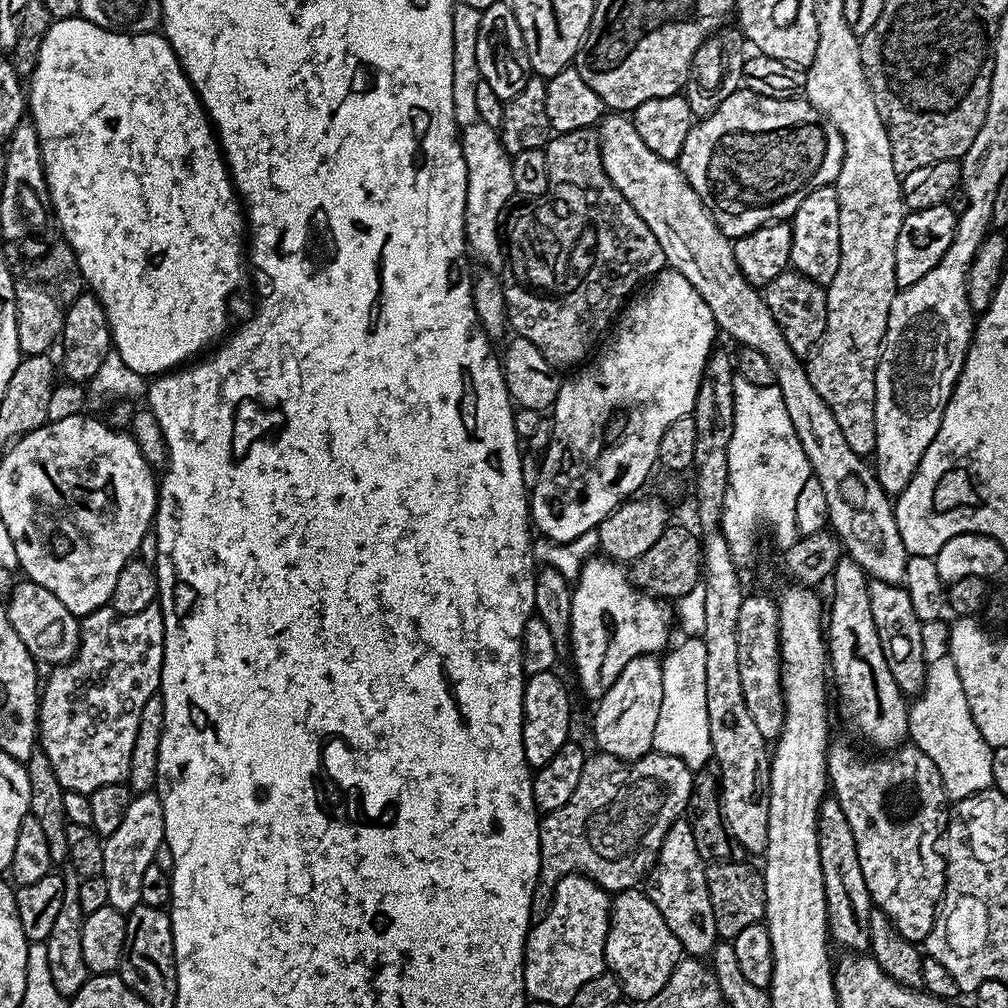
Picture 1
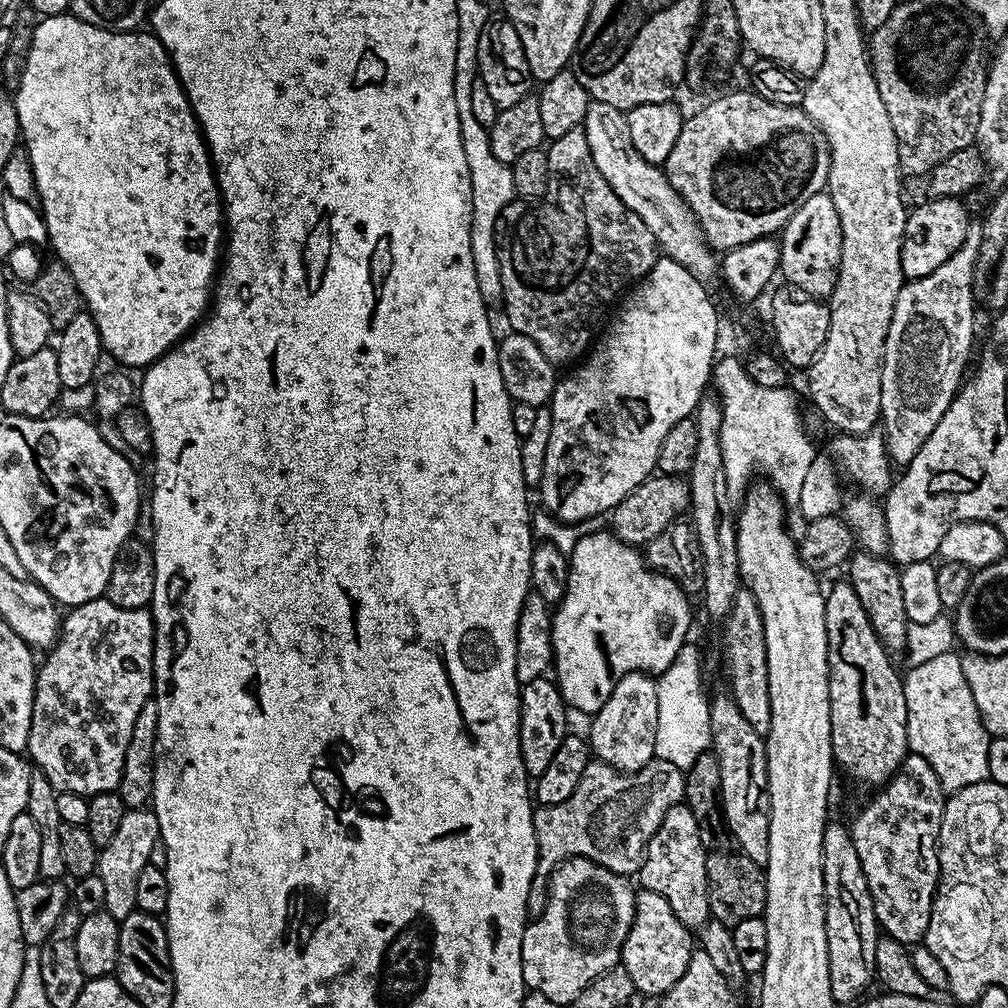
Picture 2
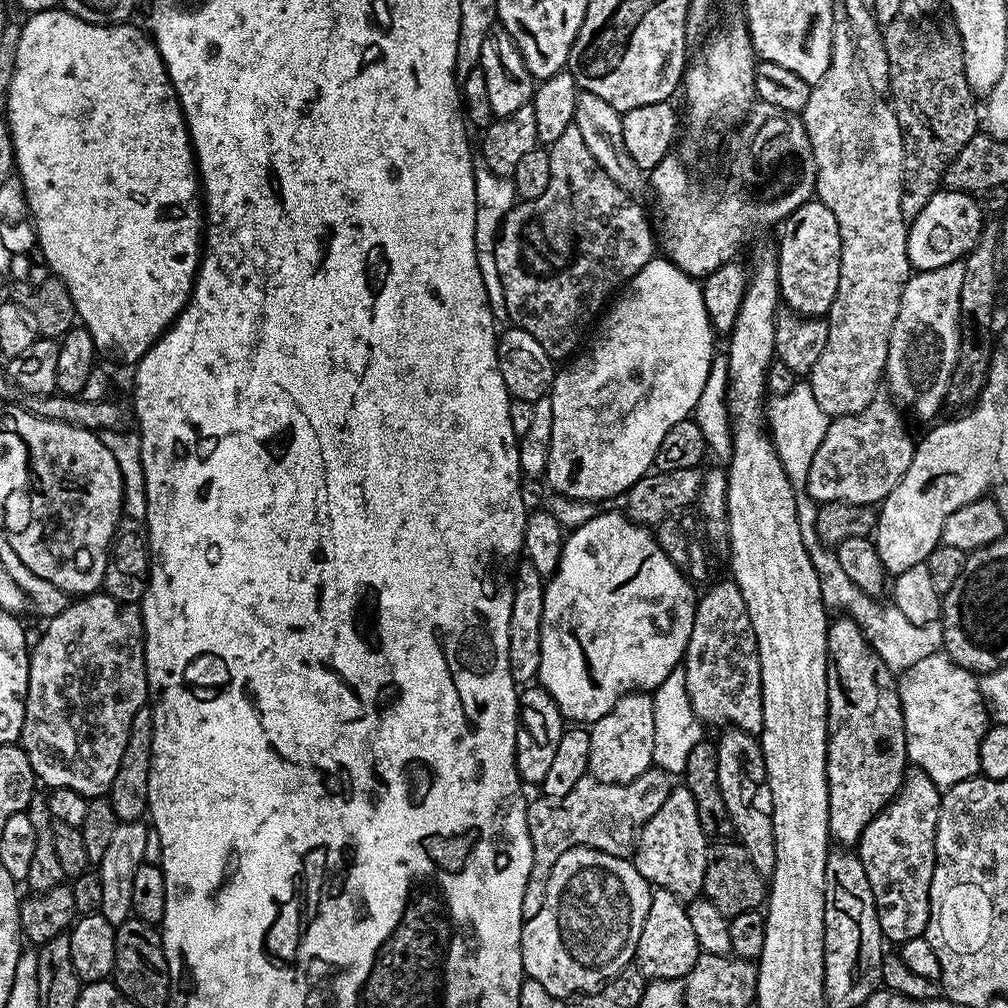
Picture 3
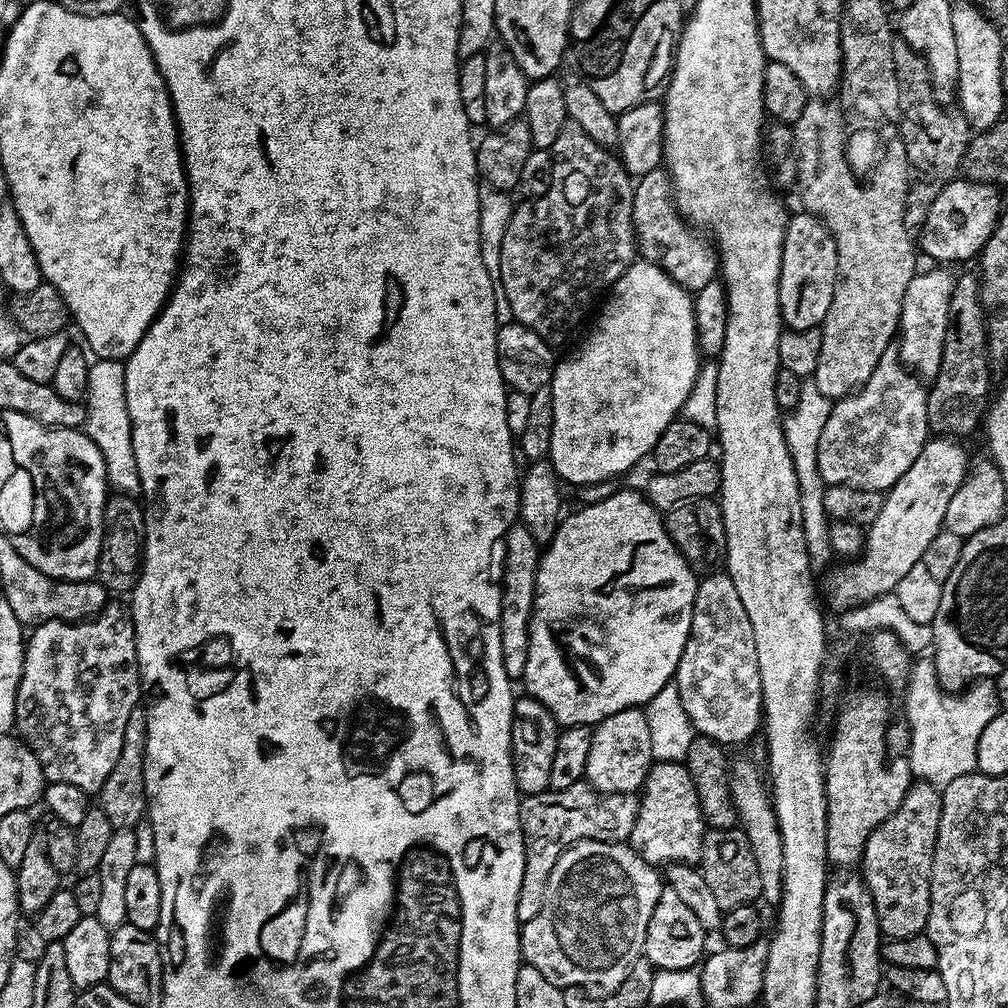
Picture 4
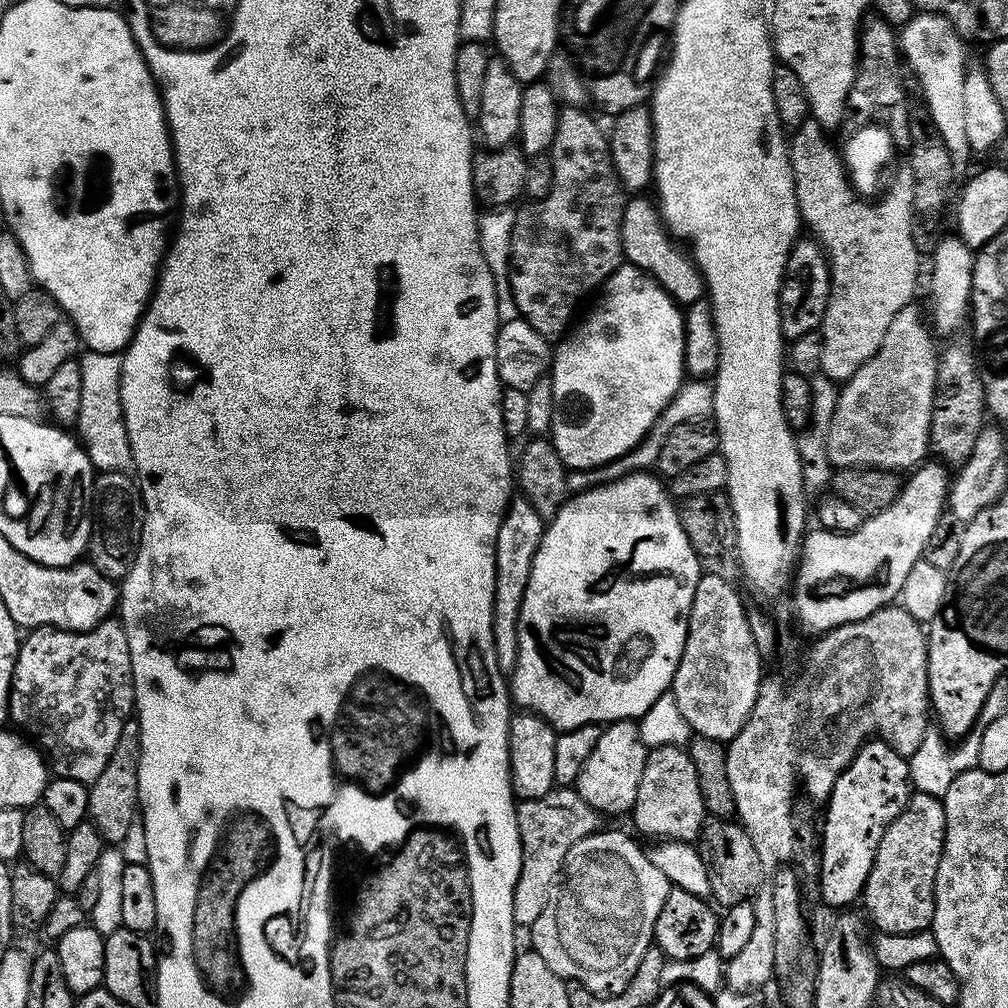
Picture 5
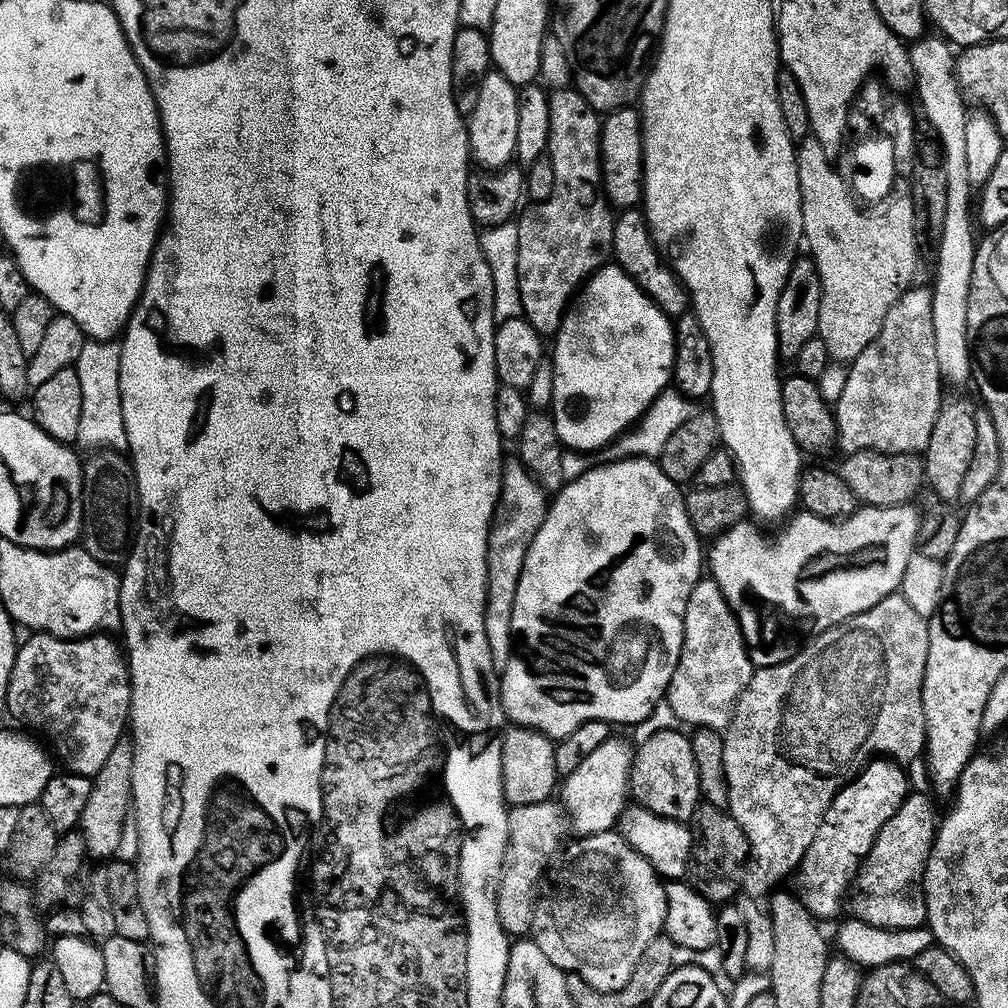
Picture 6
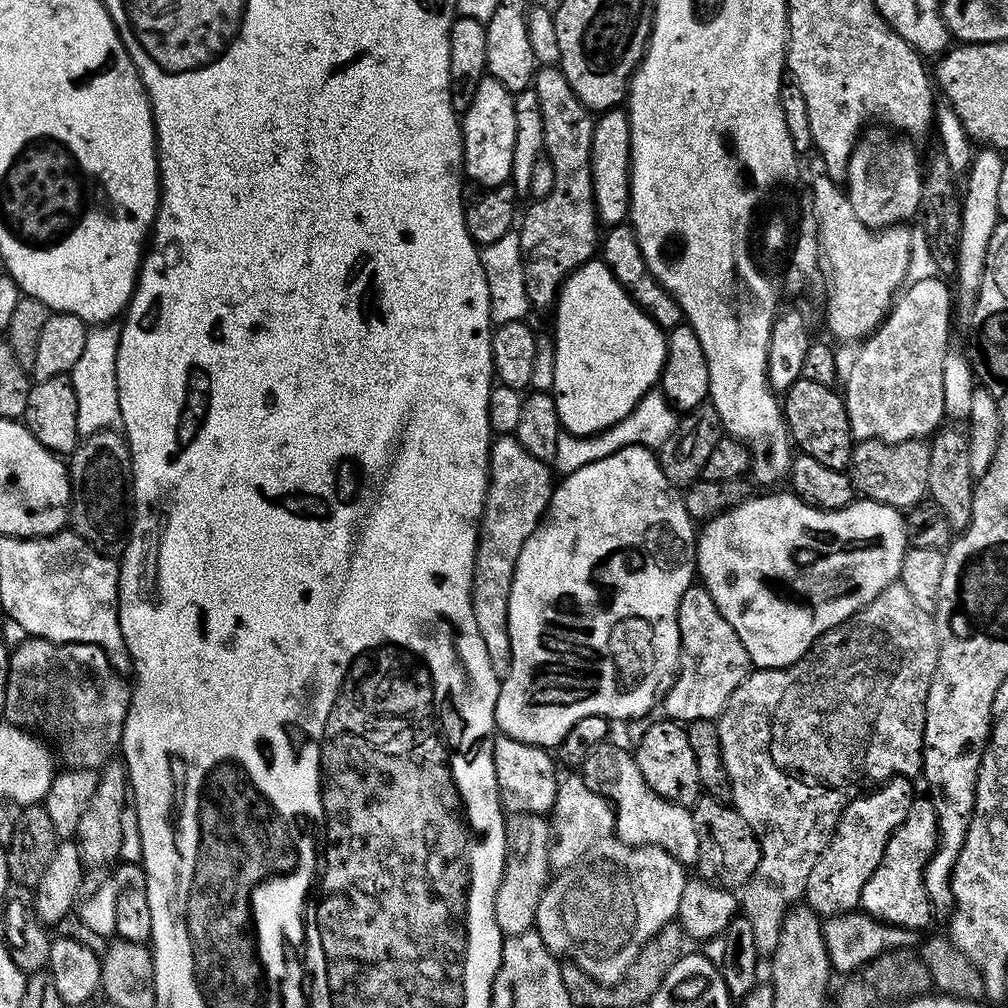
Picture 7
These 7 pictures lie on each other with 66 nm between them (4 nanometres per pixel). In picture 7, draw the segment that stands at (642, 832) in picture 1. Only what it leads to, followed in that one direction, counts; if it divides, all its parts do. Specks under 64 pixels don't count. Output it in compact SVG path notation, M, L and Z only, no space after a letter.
M514 812L504 821L504 834L504 873L496 891L494 916L501 934L507 938L514 934L533 931L538 902L550 879L550 824L544 816Z

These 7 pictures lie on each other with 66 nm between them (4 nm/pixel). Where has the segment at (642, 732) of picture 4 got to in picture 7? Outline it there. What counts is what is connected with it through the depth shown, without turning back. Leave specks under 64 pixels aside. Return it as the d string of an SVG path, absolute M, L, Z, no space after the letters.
M568 774L561 779L556 786L554 806L550 813L550 832L554 839L550 844L548 863L553 869L569 868L594 842L607 840L613 835L616 826L613 809L609 801L605 800L599 792L584 783L583 779L576 774Z

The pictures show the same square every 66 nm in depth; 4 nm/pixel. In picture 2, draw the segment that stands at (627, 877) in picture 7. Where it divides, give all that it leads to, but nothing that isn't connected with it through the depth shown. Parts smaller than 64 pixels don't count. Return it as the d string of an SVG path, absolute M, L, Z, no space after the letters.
M576 856L573 860L567 860L556 867L548 881L548 901L544 907L544 912L542 915L535 917L524 930L524 937L522 938L522 974L524 975L525 989L546 994L546 998L550 998L550 1002L558 1002L562 1006L567 1006L586 985L599 980L603 972L609 972L610 969L621 963L620 951L624 949L624 943L636 913L637 889L635 887L631 888L628 884L631 883L625 877L618 875L617 872L611 872L601 864L596 864L593 860L587 860L581 856Z

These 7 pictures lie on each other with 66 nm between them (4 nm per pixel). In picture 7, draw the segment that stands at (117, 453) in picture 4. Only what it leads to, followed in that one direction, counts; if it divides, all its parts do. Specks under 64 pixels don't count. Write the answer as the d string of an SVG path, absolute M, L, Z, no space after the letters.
M114 322L95 325L89 329L82 357L72 367L72 385L78 399L78 430L81 437L102 429L121 425L121 406L118 403L117 352L121 327Z

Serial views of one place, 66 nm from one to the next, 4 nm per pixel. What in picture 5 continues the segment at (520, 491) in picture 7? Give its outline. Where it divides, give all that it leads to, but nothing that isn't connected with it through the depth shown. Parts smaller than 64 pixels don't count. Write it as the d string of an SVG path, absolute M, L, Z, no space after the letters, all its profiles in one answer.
M523 498L509 503L504 520L500 523L496 539L496 604L492 614L492 633L496 636L496 661L501 672L511 673L516 664L516 619L522 606L530 566L540 545L546 527L545 521Z

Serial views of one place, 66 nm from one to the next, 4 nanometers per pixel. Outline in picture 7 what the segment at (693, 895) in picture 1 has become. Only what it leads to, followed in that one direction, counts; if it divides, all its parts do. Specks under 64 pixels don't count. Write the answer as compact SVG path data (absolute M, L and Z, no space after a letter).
M658 718L646 734L634 745L634 755L642 778L662 798L675 804L691 806L702 795L698 778L698 761L694 759L694 749L690 746L687 727L671 718Z

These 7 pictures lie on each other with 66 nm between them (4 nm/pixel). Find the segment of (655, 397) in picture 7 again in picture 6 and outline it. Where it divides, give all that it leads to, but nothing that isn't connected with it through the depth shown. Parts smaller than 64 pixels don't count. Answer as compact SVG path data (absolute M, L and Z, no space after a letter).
M675 387L665 388L663 392L658 394L656 401L646 409L643 416L627 432L617 436L607 448L587 454L571 450L565 451L562 455L562 474L565 481L573 480L575 476L581 476L588 469L595 468L596 465L603 464L611 459L623 460L630 456L659 457L662 446L670 438L670 434L674 434L674 430L678 430L678 426L682 426L682 422L686 422L686 418L692 416L694 411L694 405L692 404L693 401L677 392Z

